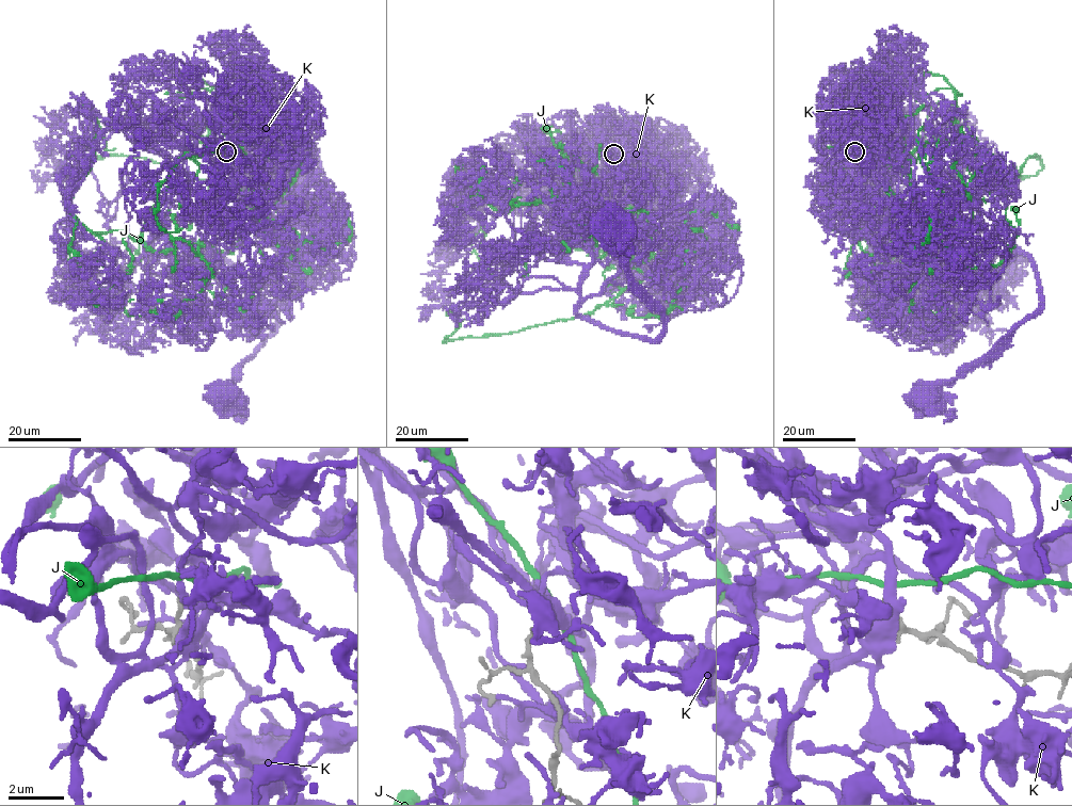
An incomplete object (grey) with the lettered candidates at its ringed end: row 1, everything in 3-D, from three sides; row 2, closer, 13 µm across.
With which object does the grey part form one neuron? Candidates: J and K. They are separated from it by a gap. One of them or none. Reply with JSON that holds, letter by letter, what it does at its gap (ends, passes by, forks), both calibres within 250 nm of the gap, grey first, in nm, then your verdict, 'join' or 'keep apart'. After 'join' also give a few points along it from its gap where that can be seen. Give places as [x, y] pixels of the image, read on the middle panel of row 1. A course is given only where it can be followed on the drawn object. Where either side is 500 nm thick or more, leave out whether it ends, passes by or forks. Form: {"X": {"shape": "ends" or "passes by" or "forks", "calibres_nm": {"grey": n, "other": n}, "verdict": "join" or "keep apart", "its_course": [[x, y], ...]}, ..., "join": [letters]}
{"J": {"shape": "passes by", "calibres_nm": {"grey": 150, "other": 170}, "verdict": "keep apart"}, "K": {"shape": "ends", "calibres_nm": {"grey": 150, "other": 280}, "verdict": "keep apart"}, "join": []}

